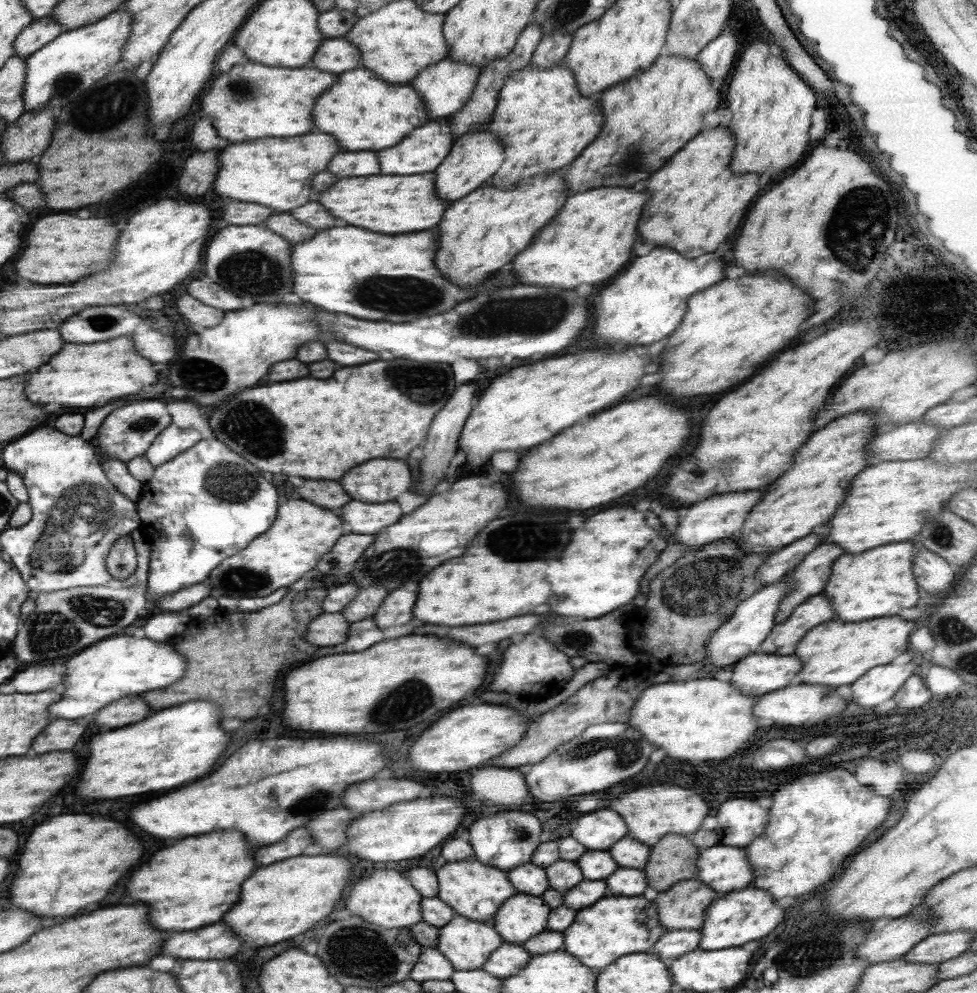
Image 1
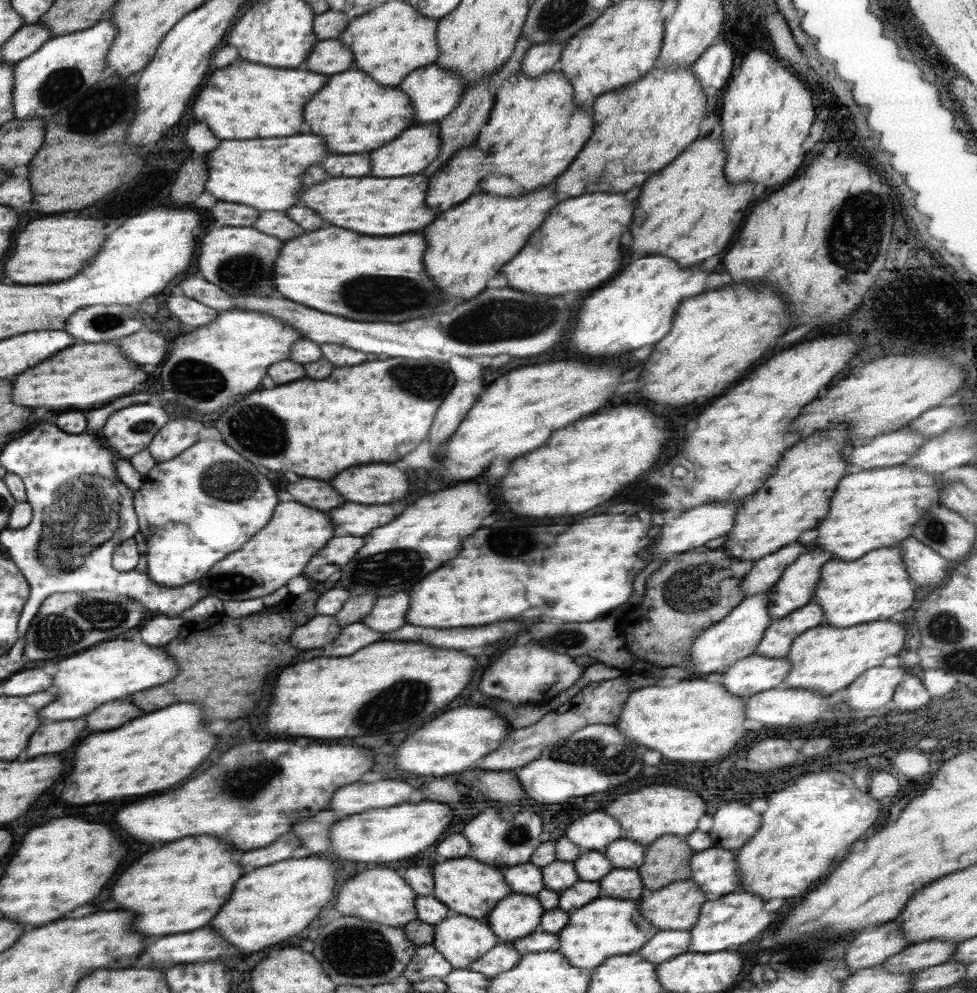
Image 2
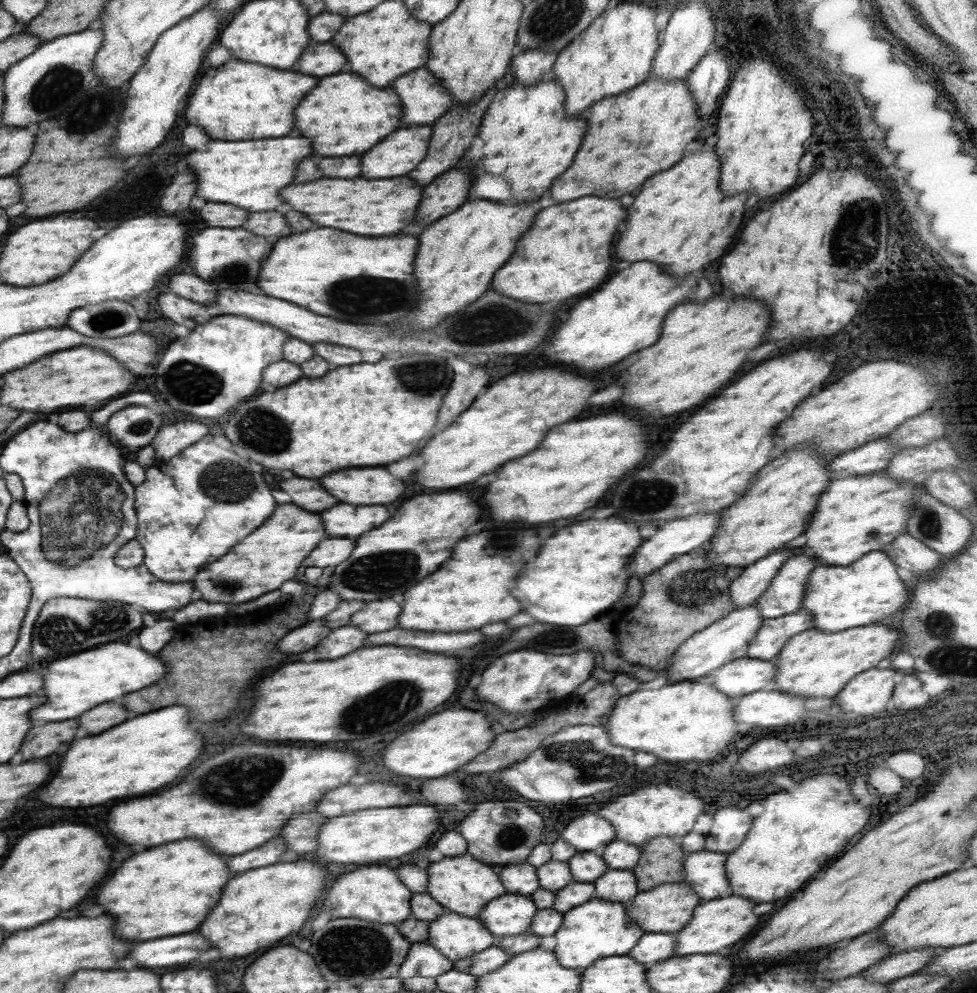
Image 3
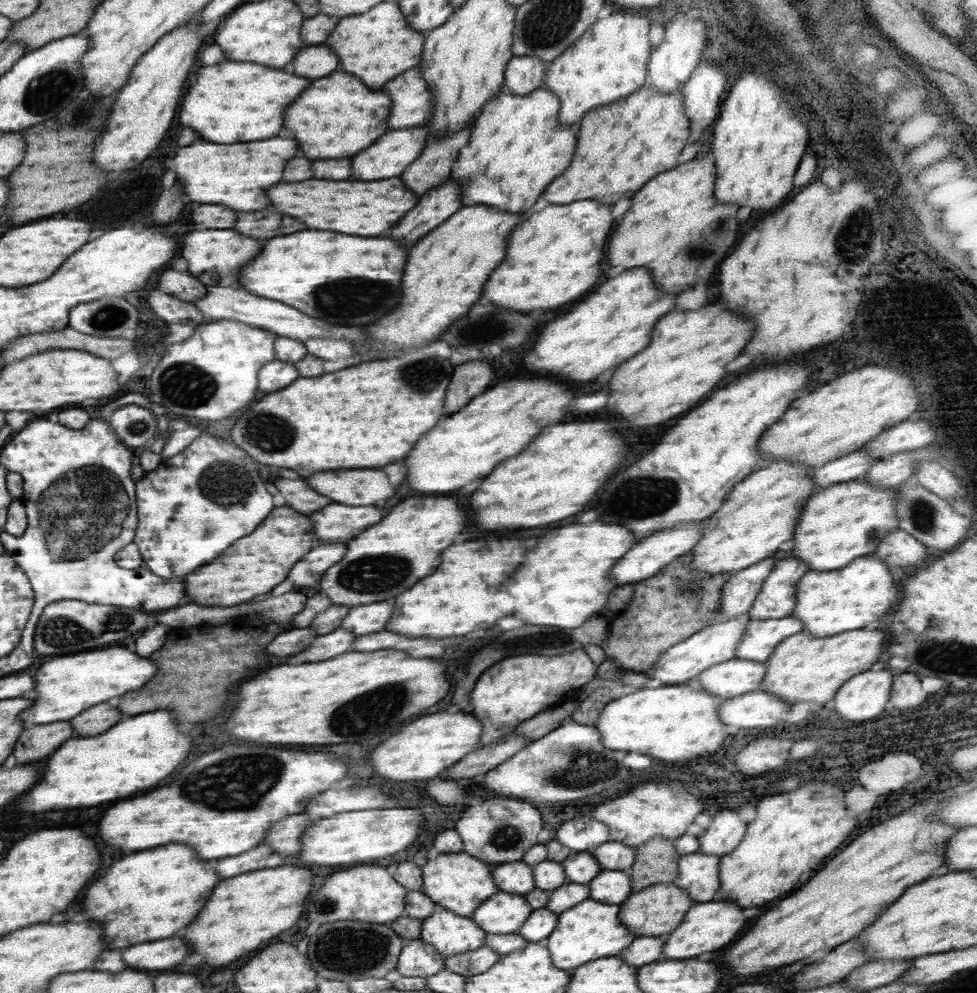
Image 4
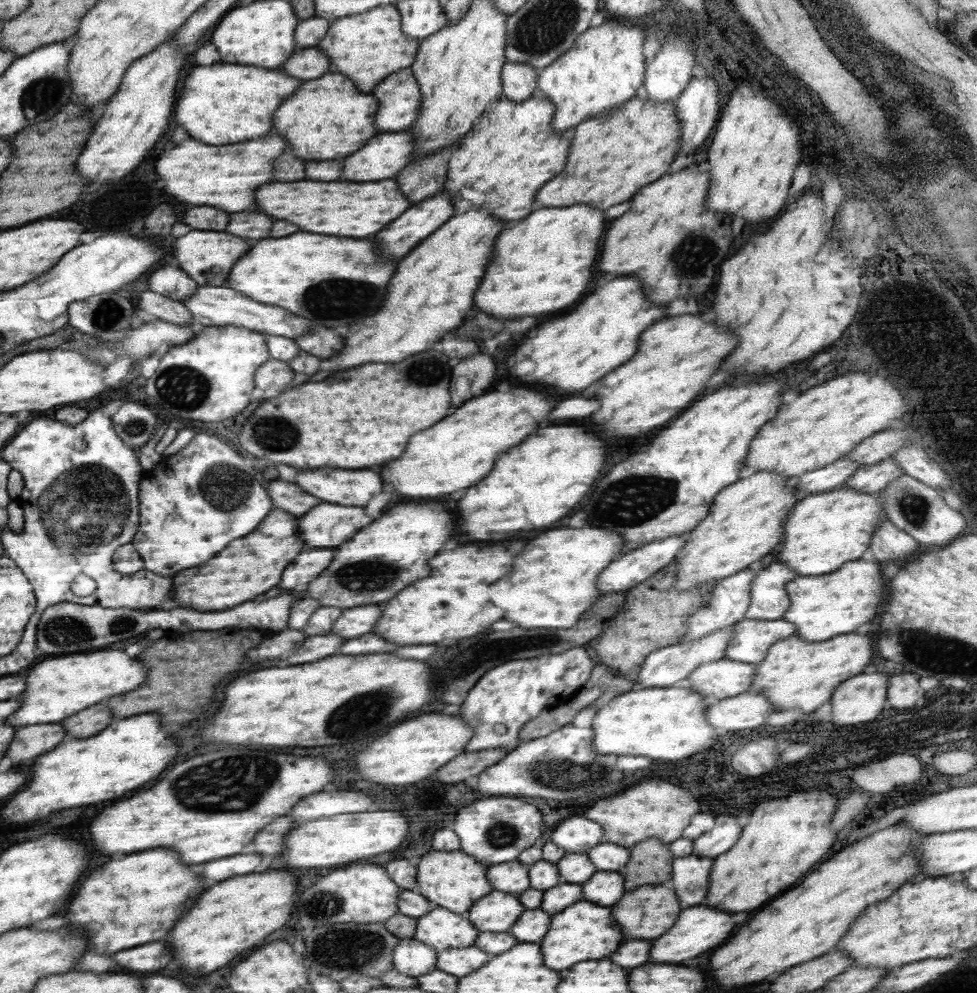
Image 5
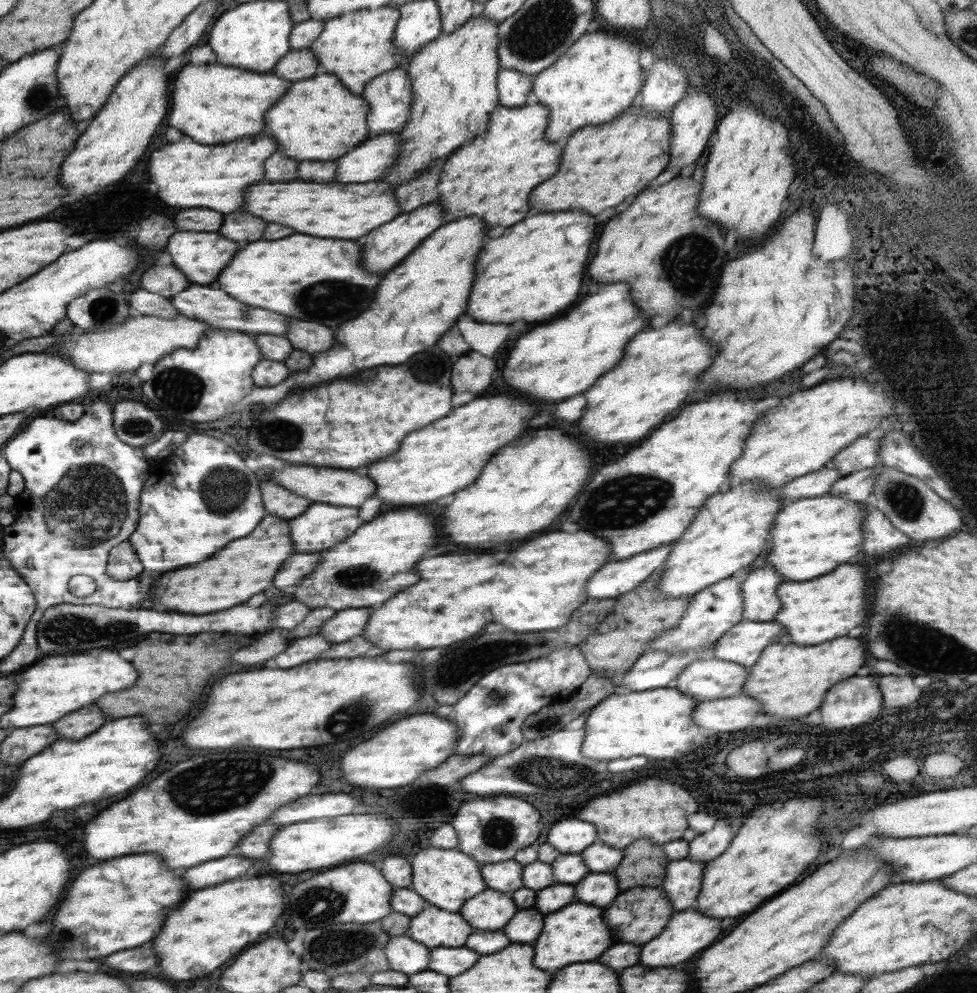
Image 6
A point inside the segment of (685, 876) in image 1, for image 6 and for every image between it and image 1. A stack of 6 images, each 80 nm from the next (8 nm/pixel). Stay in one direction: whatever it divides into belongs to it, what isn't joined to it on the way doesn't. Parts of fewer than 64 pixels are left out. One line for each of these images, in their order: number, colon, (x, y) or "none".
2: (667, 860)
3: (662, 861)
4: (656, 862)
5: (650, 863)
6: (643, 864)

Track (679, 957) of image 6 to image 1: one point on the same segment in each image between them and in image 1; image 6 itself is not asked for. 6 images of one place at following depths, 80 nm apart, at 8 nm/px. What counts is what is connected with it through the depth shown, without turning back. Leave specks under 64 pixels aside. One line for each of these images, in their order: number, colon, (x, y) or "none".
1: (742, 916)
2: (724, 924)
3: (716, 924)
4: (707, 926)
5: (697, 929)

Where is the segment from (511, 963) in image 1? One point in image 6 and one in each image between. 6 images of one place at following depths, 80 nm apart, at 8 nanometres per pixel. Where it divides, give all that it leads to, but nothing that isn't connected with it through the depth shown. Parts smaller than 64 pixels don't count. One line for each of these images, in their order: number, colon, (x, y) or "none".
2: (504, 956)
3: (488, 960)
4: (467, 964)
5: (459, 961)
6: (449, 961)

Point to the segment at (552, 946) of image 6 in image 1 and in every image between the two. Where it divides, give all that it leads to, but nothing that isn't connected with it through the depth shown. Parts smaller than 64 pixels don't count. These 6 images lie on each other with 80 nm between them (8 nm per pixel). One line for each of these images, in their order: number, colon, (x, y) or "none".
1: (619, 925)
2: (607, 927)
3: (597, 929)
4: (591, 930)
5: (585, 931)

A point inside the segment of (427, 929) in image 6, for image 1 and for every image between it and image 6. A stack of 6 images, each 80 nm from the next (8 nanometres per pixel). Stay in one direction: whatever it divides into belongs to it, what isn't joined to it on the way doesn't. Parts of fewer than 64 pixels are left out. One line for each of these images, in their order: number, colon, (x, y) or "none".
1: (467, 944)
2: (462, 940)
3: (455, 936)
4: (448, 933)
5: (439, 928)

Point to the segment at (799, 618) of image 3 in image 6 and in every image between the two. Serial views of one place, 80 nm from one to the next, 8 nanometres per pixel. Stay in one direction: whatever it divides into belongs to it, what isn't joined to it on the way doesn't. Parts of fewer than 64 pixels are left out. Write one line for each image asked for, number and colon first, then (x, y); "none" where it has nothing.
4: (761, 637)
5: (752, 638)
6: (743, 644)

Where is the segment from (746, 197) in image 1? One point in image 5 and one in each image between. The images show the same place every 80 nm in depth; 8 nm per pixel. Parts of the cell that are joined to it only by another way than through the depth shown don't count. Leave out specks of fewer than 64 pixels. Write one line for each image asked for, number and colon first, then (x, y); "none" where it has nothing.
2: (685, 211)
3: (680, 219)
4: (676, 227)
5: (667, 237)

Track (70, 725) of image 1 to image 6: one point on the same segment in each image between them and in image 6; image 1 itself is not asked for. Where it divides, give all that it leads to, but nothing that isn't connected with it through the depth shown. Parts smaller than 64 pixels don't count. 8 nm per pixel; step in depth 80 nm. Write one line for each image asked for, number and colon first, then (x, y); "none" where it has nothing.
2: (53, 737)
3: (46, 739)
4: (40, 741)
5: (32, 741)
6: (23, 743)

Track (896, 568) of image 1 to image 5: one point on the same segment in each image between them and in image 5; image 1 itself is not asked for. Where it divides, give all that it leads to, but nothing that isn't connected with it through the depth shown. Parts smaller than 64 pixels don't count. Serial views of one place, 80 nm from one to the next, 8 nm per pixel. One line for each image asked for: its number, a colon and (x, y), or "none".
2: (877, 585)
3: (839, 597)
4: (828, 602)
5: (834, 604)

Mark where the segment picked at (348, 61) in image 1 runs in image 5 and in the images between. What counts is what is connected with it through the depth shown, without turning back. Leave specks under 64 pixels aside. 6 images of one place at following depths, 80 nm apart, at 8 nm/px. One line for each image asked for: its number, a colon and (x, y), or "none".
2: (329, 56)
3: (319, 59)
4: (316, 61)
5: (308, 64)

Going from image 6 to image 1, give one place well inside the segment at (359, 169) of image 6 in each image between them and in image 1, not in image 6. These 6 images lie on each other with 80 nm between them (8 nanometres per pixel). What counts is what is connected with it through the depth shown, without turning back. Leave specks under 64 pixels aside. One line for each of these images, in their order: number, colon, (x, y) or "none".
1: (422, 151)
2: (418, 147)
3: (401, 152)
4: (396, 150)
5: (385, 155)

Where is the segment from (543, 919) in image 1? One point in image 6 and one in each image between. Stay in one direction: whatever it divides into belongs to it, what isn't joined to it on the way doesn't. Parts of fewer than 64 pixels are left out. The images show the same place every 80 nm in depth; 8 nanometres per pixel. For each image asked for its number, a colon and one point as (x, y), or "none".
2: (518, 915)
3: (508, 915)
4: (504, 913)
5: (498, 911)
6: (490, 910)

